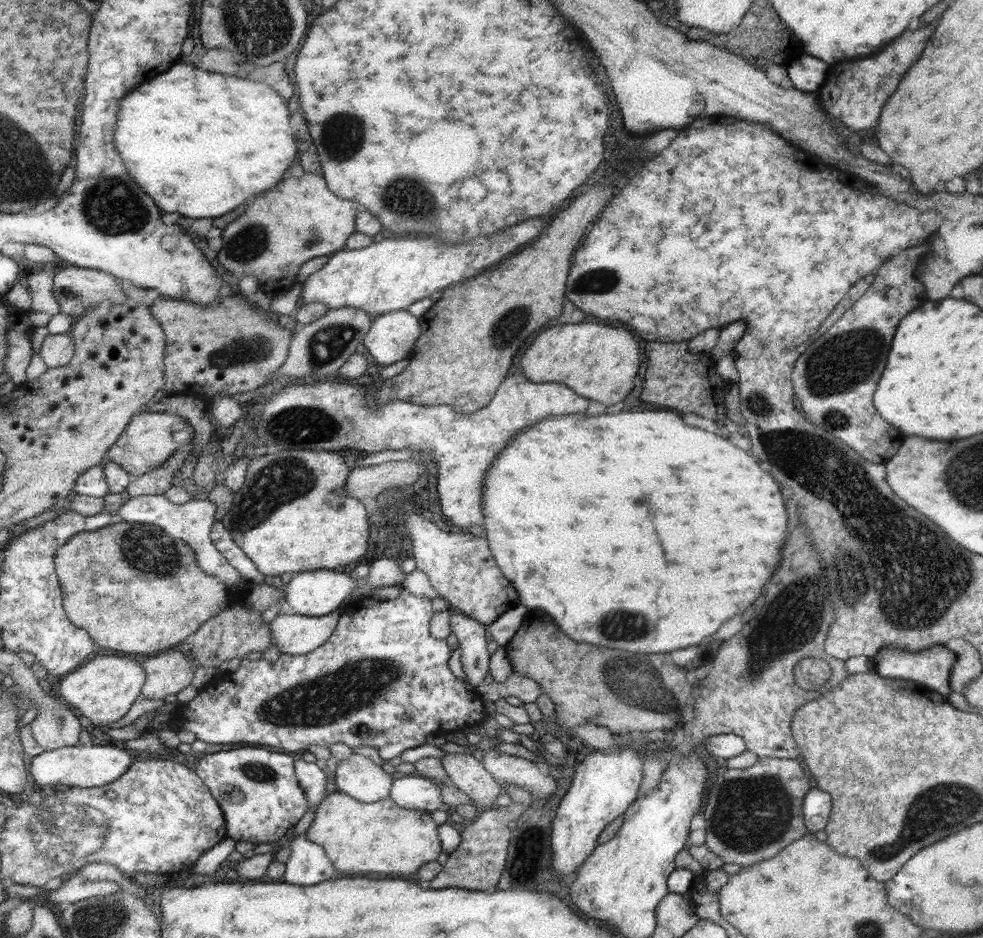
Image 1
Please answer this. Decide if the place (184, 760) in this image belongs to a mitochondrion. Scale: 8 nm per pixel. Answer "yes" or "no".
no

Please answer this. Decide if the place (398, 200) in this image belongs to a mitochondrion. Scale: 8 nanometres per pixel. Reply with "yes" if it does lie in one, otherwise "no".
yes

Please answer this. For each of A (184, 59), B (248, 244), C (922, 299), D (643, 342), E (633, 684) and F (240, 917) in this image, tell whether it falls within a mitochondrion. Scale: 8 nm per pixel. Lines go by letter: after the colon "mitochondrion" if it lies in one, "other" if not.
A: other
B: mitochondrion
C: other
D: other
E: mitochondrion
F: other

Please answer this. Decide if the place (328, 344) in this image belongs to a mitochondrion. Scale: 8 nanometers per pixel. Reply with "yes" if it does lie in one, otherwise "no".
yes

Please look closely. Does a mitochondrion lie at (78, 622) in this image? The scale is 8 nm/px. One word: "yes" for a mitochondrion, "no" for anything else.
no

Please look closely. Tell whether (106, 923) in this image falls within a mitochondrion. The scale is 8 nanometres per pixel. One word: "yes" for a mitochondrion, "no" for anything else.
yes

